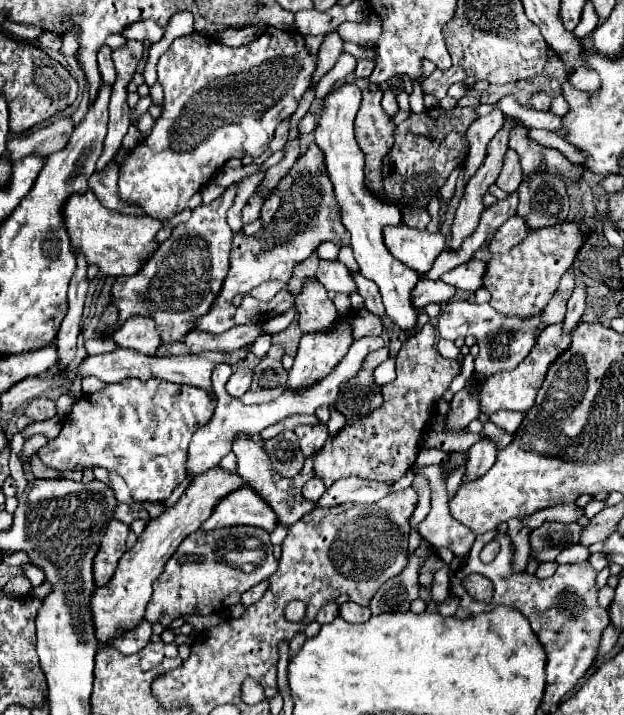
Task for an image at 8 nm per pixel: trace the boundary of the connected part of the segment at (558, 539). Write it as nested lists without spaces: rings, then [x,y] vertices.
[[[543,522],[539,528],[529,532],[531,556],[543,564],[553,562],[563,548],[577,544],[581,534],[579,524],[559,524],[559,522]]]

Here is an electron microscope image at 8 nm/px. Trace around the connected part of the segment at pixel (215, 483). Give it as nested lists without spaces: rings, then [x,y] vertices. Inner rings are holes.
[[[221,468],[207,470],[193,480],[193,484],[185,490],[185,494],[179,498],[175,506],[167,508],[159,518],[149,522],[149,526],[137,538],[137,544],[119,560],[119,566],[113,578],[109,580],[109,584],[105,584],[103,588],[97,588],[93,594],[91,610],[93,610],[95,632],[101,644],[107,644],[117,630],[135,628],[139,624],[139,620],[145,614],[145,606],[151,600],[151,584],[159,578],[167,560],[177,550],[177,546],[183,542],[183,538],[199,530],[203,520],[209,518],[213,506],[223,496],[227,496],[229,492],[241,486],[245,486],[245,482],[241,480],[239,474],[229,474]]]

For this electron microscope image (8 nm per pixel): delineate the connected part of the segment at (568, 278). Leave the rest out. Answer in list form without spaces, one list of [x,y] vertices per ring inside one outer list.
[[[571,272],[563,274],[563,278],[561,278],[561,282],[559,282],[559,288],[557,288],[557,292],[555,292],[555,296],[553,296],[553,300],[549,300],[549,304],[545,306],[545,310],[543,310],[543,314],[541,314],[541,322],[543,322],[545,326],[549,326],[549,324],[559,324],[559,322],[563,320],[563,316],[565,316],[565,304],[567,304],[567,300],[571,298],[573,288],[575,288],[573,274],[571,274]]]

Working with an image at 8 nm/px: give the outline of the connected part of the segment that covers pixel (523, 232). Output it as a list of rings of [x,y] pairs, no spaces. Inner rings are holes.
[[[513,216],[493,234],[493,238],[487,244],[487,250],[491,252],[491,256],[505,254],[509,248],[519,244],[529,232],[531,230],[525,226],[525,220],[519,216]]]

